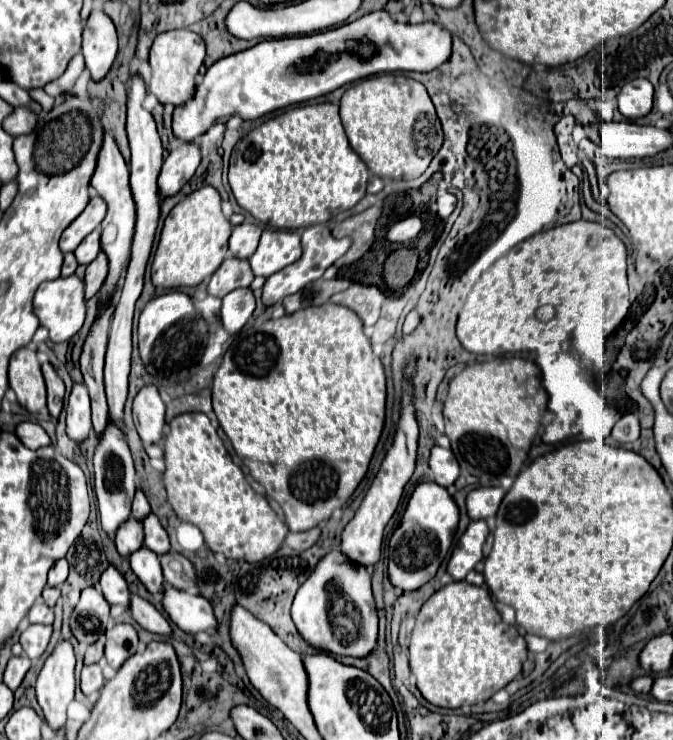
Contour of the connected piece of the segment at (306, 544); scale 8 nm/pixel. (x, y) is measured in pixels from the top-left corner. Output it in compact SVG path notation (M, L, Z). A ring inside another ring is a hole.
M313 527L313 529L309 529L309 531L289 533L287 539L285 539L285 543L287 543L289 547L293 547L293 549L305 551L305 549L309 549L311 545L315 545L315 541L319 539L319 535L321 535L321 527Z

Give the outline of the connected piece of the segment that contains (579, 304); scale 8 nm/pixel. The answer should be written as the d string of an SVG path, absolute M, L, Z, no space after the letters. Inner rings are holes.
M573 221L537 233L523 243L515 245L507 255L493 263L471 289L457 321L457 337L461 345L479 355L521 353L539 349L559 349L567 341L577 325L581 309L591 305L605 305L605 331L615 331L629 311L629 287L627 287L627 249L625 243L605 225L593 221ZM539 305L555 305L555 317L541 323L535 317Z

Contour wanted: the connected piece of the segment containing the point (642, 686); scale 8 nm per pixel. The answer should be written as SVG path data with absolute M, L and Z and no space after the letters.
M651 675L637 677L637 679L633 679L633 681L631 681L631 689L633 689L633 691L637 691L637 693L643 693L643 695L647 695L647 693L651 691L653 679L655 679L655 677L651 677Z

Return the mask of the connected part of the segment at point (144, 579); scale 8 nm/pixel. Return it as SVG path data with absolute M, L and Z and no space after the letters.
M141 547L129 555L129 565L133 573L139 577L139 581L151 591L151 593L163 593L163 575L159 569L159 557L147 549Z

